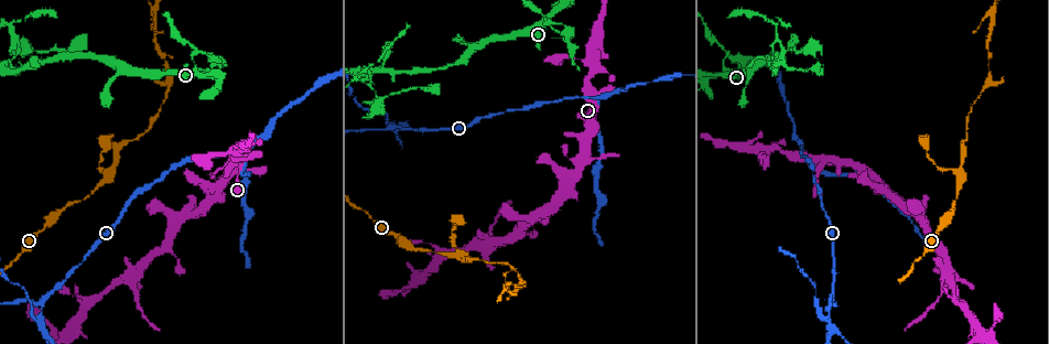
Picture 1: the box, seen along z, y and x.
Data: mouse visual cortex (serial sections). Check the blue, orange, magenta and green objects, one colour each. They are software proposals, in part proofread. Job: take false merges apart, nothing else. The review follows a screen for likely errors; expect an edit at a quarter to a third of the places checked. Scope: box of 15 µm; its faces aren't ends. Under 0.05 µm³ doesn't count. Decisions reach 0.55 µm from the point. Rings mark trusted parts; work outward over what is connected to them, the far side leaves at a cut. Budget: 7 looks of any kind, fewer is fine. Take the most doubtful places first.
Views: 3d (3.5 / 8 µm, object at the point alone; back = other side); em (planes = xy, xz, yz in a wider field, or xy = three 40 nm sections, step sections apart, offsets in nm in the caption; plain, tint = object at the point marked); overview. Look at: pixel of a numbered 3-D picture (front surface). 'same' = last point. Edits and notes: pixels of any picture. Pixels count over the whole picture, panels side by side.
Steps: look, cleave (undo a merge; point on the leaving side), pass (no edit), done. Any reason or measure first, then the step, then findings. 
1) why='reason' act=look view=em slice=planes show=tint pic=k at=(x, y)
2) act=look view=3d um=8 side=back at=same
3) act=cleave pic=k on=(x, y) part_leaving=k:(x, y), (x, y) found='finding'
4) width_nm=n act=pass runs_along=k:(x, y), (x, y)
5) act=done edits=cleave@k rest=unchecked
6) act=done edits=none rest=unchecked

why='four or more arms meet' act=look view=3d um=3.5 side=back pic=1 at=(363, 79)

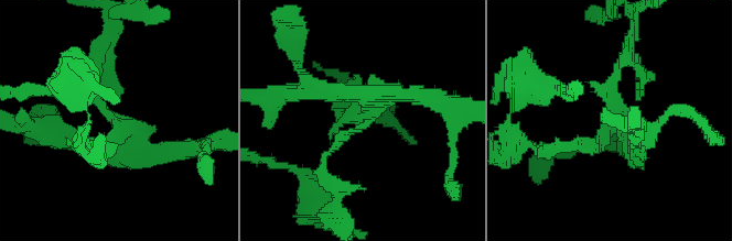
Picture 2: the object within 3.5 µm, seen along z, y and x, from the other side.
arms=4 arm_widths_nm=100,150,200,200 why='shape alone is not enough' act=look view=em slice=xy step=3 show=plain pic=2 at=(366, 114)

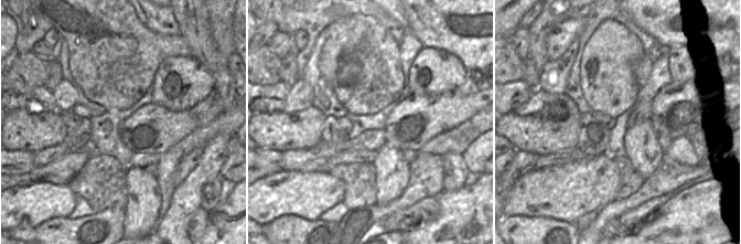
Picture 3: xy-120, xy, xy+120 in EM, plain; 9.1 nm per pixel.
act=look view=em slice=xy step=3 show=tint at=same

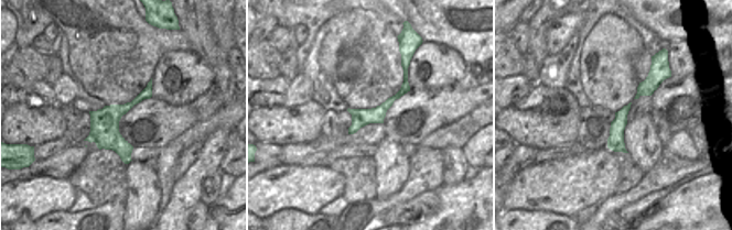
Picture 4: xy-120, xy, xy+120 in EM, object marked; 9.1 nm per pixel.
width_nm=160 act=cleave pic=2 on=(345, 111) part_leaving=2:(375, 109), (367, 123), (327, 154), (323, 168) found='two cells meet here'

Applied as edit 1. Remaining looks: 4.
why='thin neck' act=look view=3d um=3.5 pic=1 at=(962, 172)

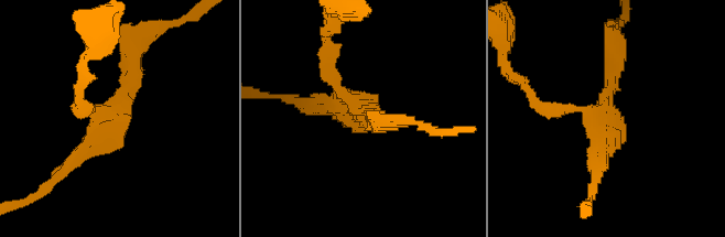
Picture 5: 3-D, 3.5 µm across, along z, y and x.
why='need the tissue' act=look view=em slice=xy step=2 show=tint pic=5 at=(111, 118)

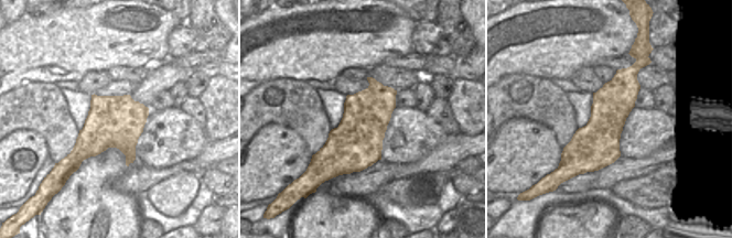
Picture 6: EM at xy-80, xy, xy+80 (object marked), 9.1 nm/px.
act=pass runs_along=5:(57, 176), (111, 122), (134, 52) found='one cell here'

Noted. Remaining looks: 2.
why='narrows sharply' act=look view=3d um=8 side=back pic=1 at=(989, 56)

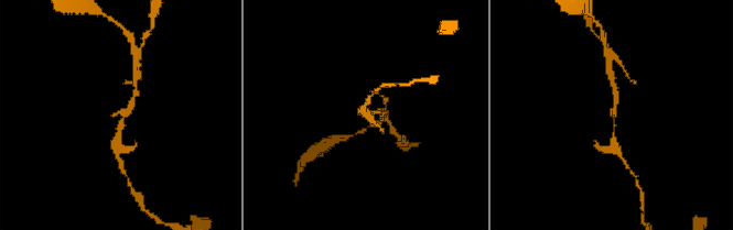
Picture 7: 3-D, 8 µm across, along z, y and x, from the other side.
act=look view=em slice=planes show=tint pic=7 at=(122, 118)

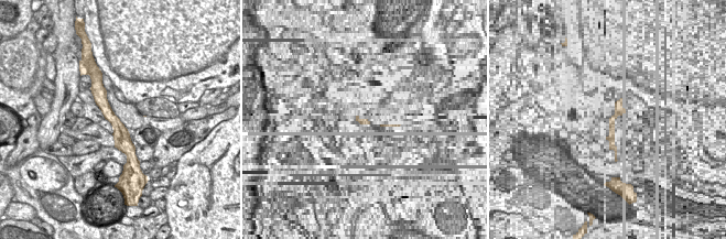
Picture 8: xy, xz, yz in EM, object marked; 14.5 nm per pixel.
act=pass runs_along=8:(103, 90), (103, 104), (129, 154) found='continuous, no second cell'

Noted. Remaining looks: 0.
act=done edits=cleave@2 rest=unchecked

